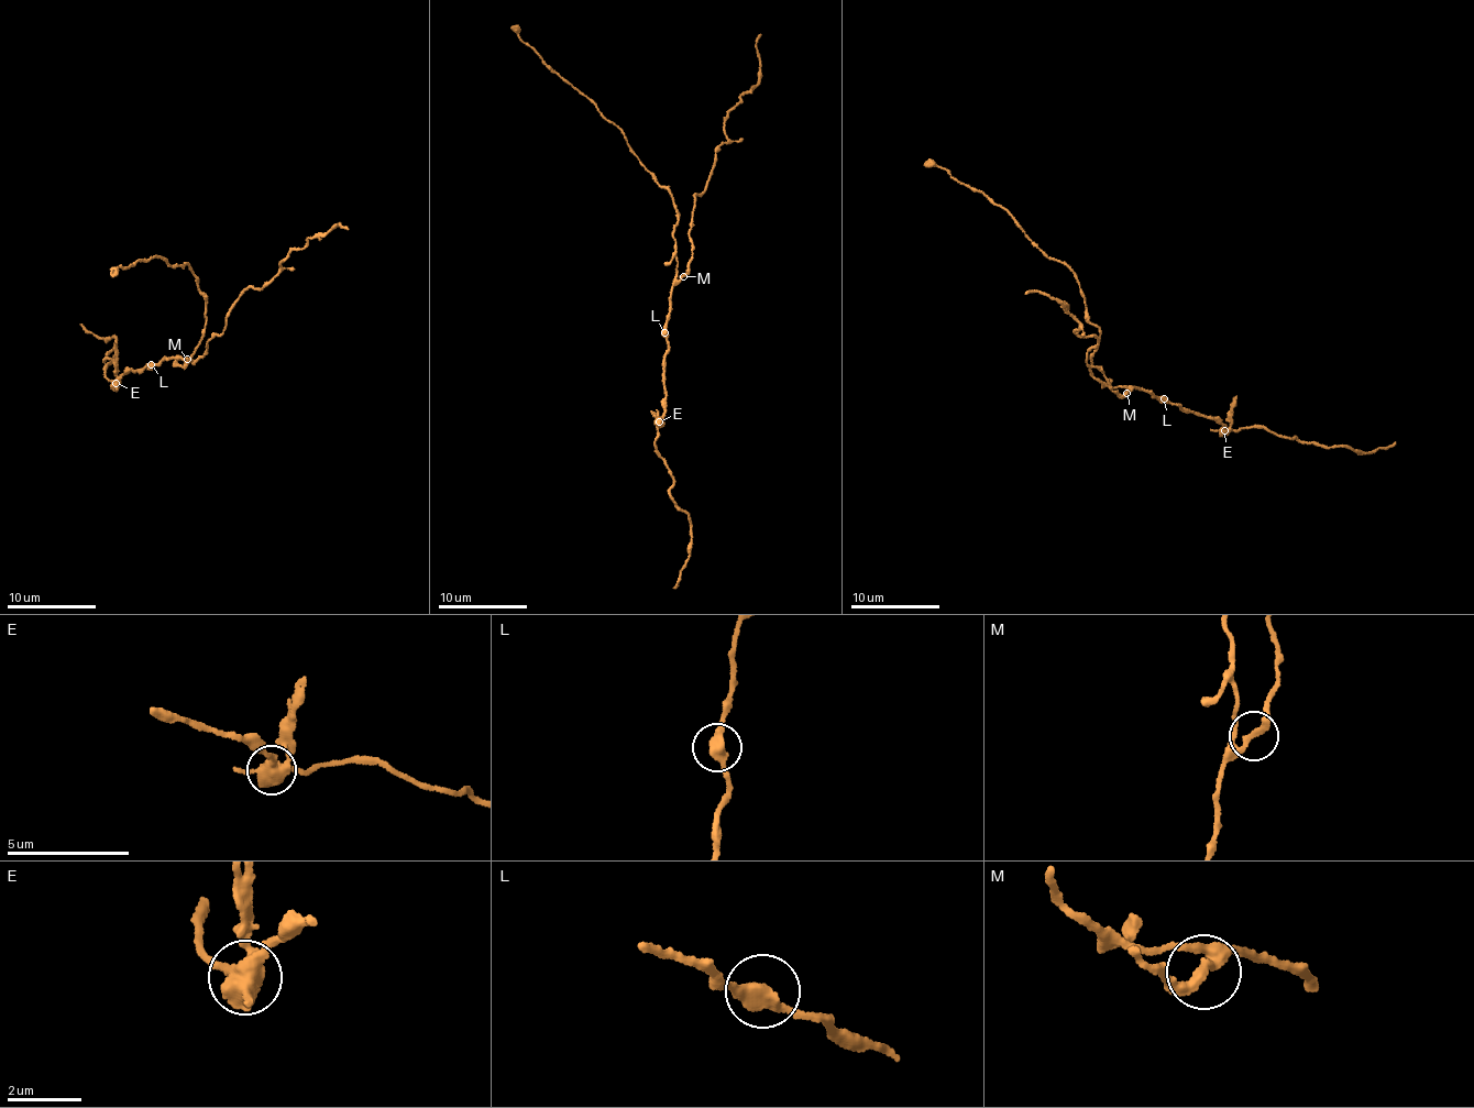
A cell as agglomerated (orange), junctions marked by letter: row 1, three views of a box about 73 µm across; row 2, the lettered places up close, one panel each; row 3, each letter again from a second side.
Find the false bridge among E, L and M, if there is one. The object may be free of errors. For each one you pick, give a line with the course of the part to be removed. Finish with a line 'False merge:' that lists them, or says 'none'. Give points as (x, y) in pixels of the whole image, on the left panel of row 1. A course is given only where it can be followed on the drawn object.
E: course (114, 382), (114, 343)
False merge: E

